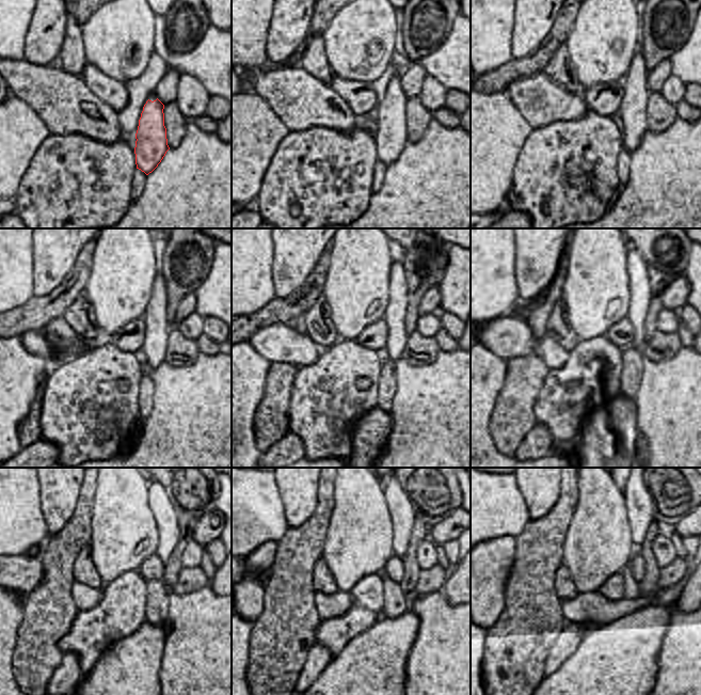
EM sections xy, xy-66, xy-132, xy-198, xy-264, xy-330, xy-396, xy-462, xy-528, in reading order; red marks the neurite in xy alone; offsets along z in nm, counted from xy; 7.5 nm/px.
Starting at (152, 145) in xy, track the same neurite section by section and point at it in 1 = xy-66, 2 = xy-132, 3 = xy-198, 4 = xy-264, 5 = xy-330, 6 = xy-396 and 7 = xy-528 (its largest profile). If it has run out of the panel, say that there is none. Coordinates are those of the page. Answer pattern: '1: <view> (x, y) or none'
1: xy-66 (392, 137)
2: xy-132 (631, 117)
3: xy-198 (157, 334)
4: xy-264 (395, 315)
5: xy-330 (640, 275)
6: xy-396 (164, 509)
7: xy-528 (641, 510)

